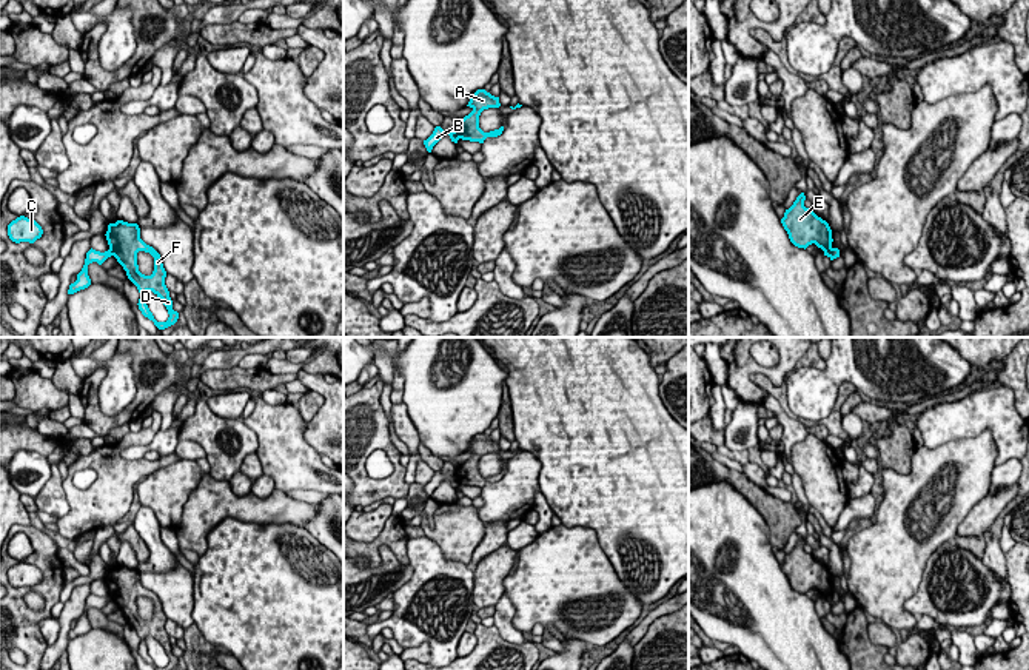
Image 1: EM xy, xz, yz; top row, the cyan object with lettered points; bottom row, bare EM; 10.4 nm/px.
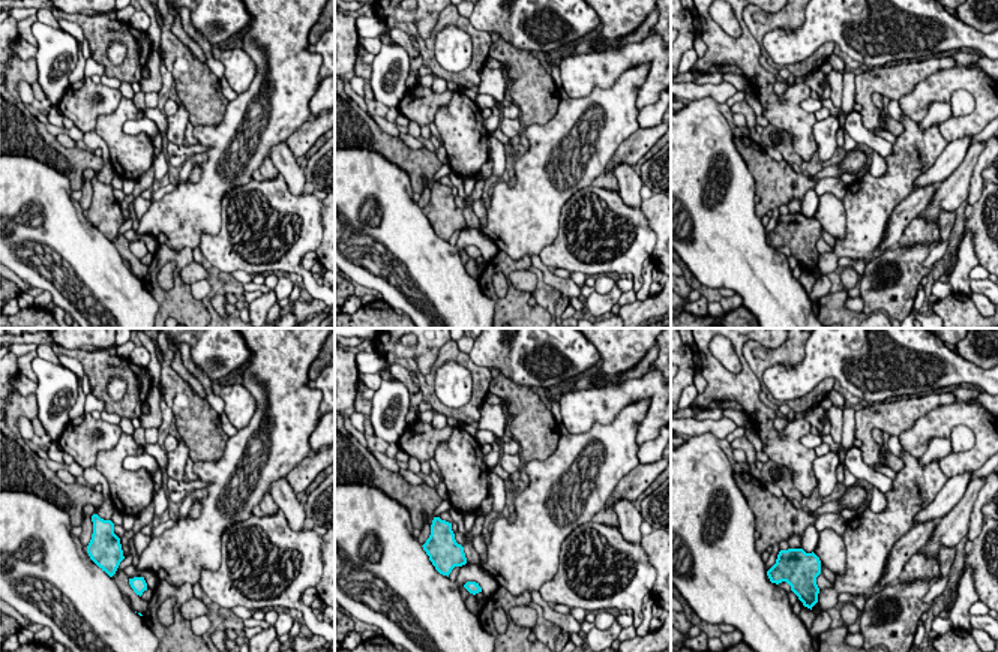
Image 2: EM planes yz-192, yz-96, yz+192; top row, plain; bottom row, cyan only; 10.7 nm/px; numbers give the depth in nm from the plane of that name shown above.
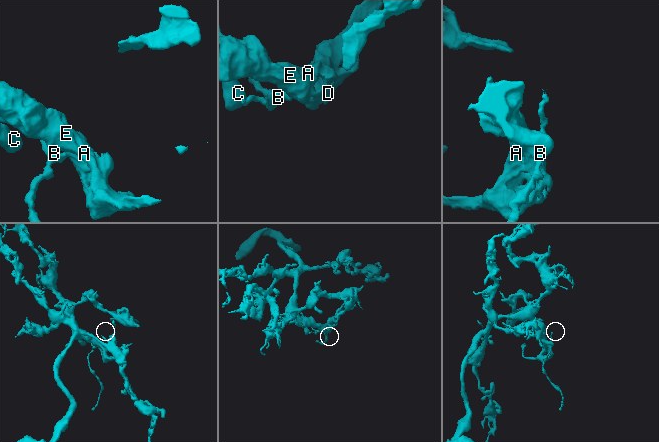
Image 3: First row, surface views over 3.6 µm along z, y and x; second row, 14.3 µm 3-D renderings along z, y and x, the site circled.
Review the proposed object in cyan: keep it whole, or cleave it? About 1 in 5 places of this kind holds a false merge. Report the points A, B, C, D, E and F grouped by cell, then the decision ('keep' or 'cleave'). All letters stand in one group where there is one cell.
A C D E F / B | cleave

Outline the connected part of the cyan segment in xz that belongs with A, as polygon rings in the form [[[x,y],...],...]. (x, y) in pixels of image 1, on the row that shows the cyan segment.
[[[478,89],[471,95],[467,106],[470,106],[473,111],[468,116],[465,116],[462,120],[456,122],[454,131],[459,139],[484,143],[487,137],[498,137],[502,134],[504,126],[490,132],[484,132],[479,128],[481,112],[488,108],[499,108],[501,106],[499,97],[491,95],[485,89]]]

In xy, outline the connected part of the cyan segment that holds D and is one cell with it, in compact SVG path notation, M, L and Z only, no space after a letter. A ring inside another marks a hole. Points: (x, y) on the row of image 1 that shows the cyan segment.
M117 220L116 223L108 225L106 240L109 245L111 256L117 259L117 262L126 271L128 279L137 286L140 293L139 310L145 317L154 322L159 330L165 330L174 325L179 319L179 313L173 310L173 300L169 297L169 291L165 285L166 271L162 263L160 254L149 245L146 245L140 239L140 228L137 223L128 223L123 220ZM145 251L154 257L154 271L151 276L145 276L139 271L137 265L137 253ZM153 291L157 297L162 299L163 305L168 310L168 320L157 322L146 305L145 294Z

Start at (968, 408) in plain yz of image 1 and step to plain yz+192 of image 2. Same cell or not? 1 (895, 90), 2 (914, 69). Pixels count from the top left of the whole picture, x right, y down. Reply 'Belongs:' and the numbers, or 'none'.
Belongs: none

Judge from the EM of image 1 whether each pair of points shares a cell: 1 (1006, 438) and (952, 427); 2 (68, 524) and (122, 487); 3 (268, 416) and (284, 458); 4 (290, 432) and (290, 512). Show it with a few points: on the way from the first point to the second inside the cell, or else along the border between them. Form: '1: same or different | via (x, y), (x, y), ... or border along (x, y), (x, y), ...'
1: same | via (992, 424), (966, 422)
2: same | via (82, 518), (108, 498)
3: same | via (276, 427), (281, 433), (282, 447)
4: different | border along (276, 489), (285, 493)

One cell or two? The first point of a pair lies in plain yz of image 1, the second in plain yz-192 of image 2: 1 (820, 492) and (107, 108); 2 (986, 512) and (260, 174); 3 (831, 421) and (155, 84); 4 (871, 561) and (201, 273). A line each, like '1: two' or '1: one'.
1: two
2: two
3: two
4: two

